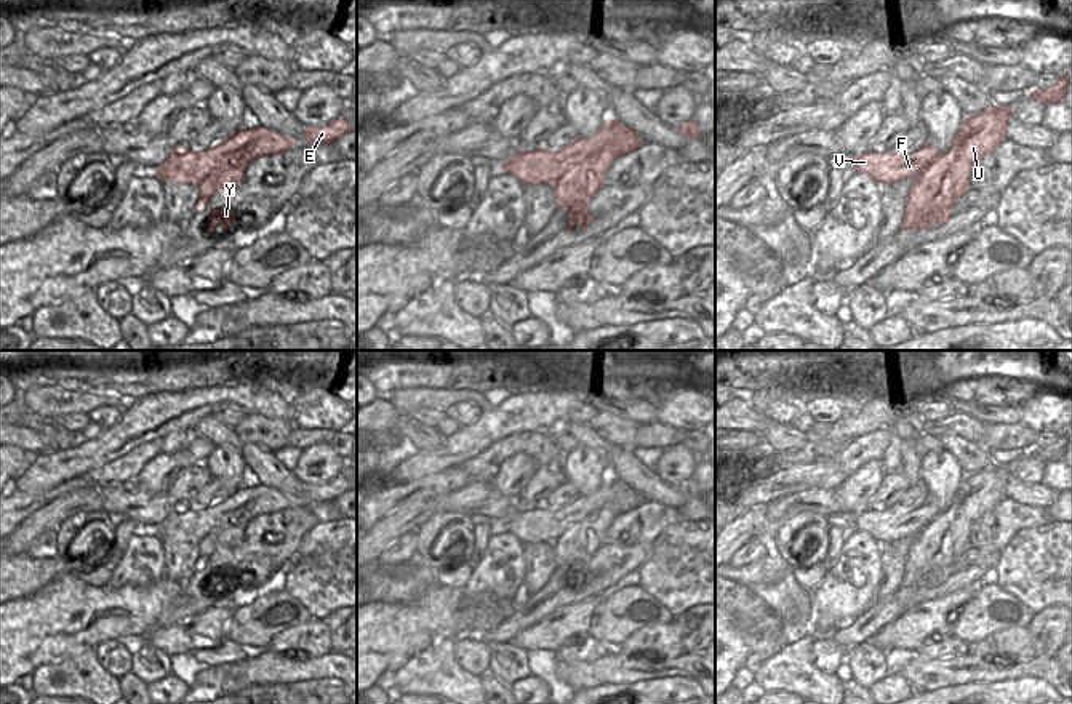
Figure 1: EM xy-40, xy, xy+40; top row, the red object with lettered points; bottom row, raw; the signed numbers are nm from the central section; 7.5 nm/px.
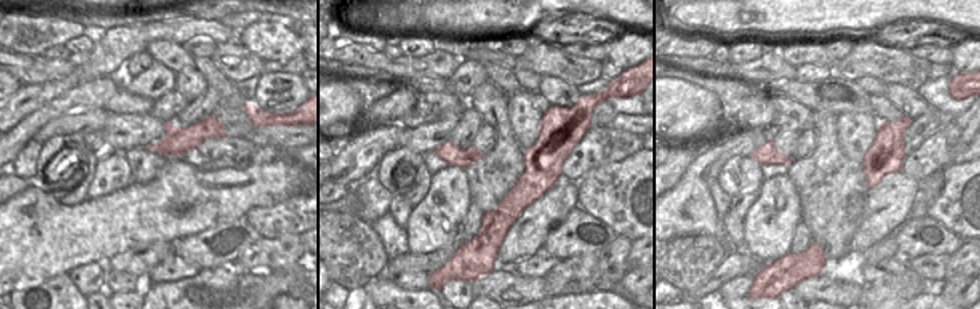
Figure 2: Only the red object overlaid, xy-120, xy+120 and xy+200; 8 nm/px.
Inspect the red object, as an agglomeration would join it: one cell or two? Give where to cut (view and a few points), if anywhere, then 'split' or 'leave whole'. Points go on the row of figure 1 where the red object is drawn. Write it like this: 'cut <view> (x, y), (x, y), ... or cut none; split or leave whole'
cut xy (621, 152), (604, 144), (588, 157), (578, 159), (552, 184); split

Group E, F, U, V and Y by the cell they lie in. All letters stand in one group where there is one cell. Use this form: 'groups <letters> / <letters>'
groups E F V / U Y

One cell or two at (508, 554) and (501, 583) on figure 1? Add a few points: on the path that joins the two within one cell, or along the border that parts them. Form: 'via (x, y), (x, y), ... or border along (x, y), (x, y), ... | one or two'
via (503, 560), (501, 576) | one

